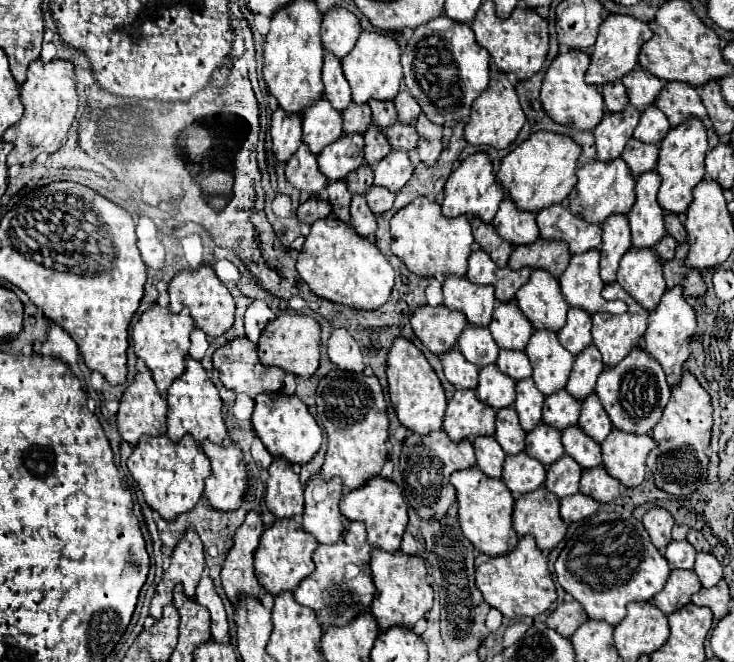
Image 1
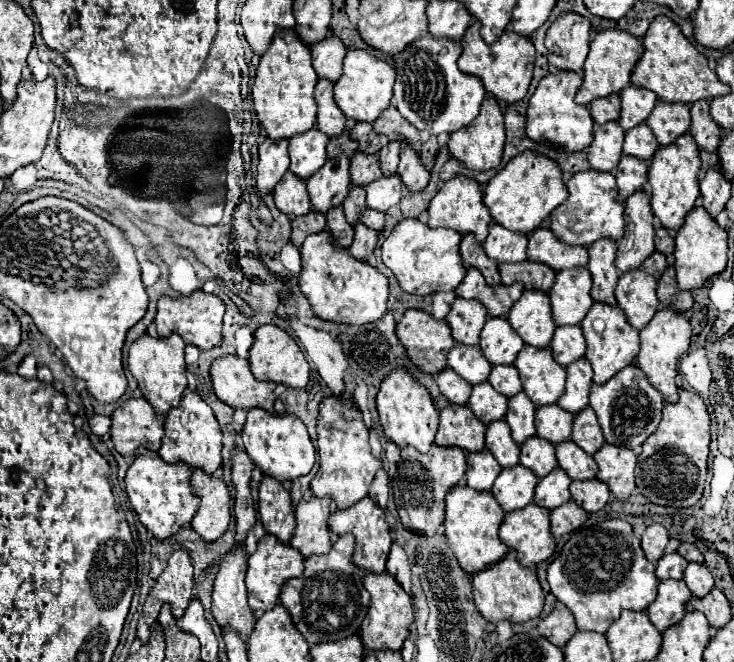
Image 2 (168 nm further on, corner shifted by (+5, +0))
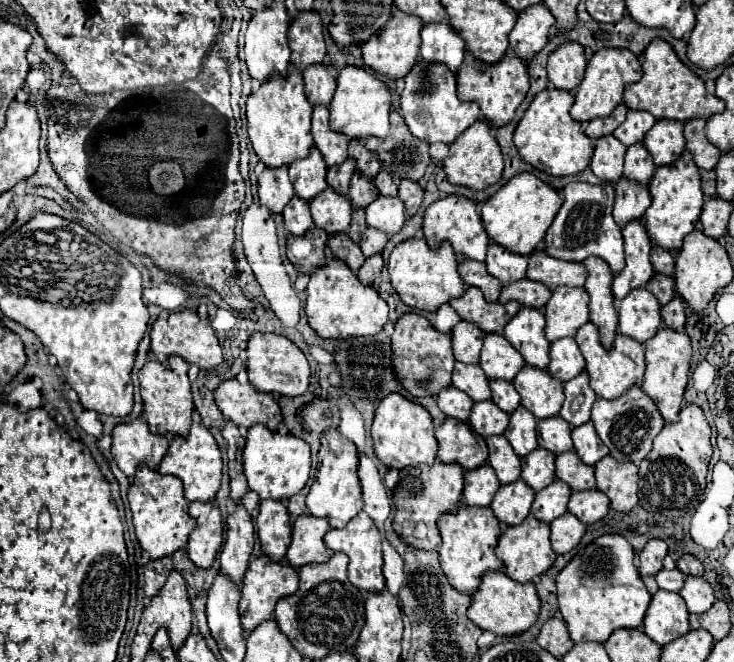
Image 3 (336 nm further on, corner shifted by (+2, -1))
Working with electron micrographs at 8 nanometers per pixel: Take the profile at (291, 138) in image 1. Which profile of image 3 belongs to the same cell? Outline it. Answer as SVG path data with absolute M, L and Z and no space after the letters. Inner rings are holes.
M287 166L275 170L263 170L259 176L259 200L271 212L283 212L285 204L291 200L293 186L287 176Z

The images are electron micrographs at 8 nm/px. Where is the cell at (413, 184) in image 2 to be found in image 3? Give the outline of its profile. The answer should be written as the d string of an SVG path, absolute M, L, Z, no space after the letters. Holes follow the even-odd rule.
M403 180L399 184L399 198L405 202L407 214L415 214L419 204L421 204L421 200L423 200L423 188L417 182Z

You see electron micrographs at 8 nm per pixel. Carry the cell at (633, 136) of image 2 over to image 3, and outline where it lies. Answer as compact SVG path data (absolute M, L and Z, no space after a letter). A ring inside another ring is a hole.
M639 142L639 146L629 146L625 154L625 176L637 180L639 184L647 184L655 172L655 162L647 154L647 148Z

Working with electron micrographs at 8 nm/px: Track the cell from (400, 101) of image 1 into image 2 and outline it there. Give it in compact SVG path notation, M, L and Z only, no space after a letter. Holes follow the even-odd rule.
M388 107L374 123L374 131L386 135L390 141L406 141L414 147L414 151L420 155L420 133L414 125L408 125L408 121L404 121L404 117L400 117L396 107Z

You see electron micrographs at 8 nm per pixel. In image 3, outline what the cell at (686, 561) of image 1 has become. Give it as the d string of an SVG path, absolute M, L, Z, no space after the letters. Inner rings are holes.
M663 568L663 570L659 570L659 572L657 572L655 580L657 580L659 588L663 588L663 590L671 590L671 592L679 592L679 590L683 588L685 574L683 574L683 572L679 572L677 568L673 568L673 570Z

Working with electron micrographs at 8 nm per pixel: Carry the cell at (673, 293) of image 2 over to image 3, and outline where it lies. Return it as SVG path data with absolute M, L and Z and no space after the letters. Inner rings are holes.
M675 296L671 302L667 302L661 308L661 316L663 316L663 322L667 328L683 330L683 326L685 326L685 302L683 302L683 298Z

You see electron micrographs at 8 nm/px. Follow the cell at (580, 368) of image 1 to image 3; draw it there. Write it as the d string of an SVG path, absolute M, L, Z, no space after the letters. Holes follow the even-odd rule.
M583 370L565 384L565 402L559 416L565 418L571 426L581 426L589 420L591 406L595 400L597 396L589 386L587 372Z

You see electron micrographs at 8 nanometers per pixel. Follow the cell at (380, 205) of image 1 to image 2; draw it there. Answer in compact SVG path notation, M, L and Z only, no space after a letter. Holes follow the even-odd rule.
M366 209L362 223L364 223L368 229L382 231L382 229L384 229L384 215L382 215L382 213L372 213L372 209Z

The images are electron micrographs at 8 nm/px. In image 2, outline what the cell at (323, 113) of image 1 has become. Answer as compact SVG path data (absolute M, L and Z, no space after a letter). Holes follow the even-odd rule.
M310 129L300 137L292 137L288 147L290 151L288 169L300 179L312 177L326 163L326 143L328 137L324 137L324 133L320 133L318 129Z

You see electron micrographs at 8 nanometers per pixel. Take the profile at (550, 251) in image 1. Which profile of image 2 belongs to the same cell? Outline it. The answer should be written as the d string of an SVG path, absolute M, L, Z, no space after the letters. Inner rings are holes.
M530 261L498 265L498 269L500 269L502 285L512 285L520 281L524 289L536 289L536 291L550 291L556 275L546 265L532 265Z

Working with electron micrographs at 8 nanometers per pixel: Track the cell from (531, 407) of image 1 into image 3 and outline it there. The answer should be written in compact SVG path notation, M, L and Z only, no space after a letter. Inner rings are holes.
M519 406L511 414L509 426L505 430L505 438L509 440L509 444L519 456L525 456L537 448L535 426L537 426L537 418L525 406Z

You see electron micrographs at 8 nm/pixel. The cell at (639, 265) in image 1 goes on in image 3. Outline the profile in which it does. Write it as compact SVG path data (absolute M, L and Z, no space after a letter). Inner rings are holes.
M641 286L639 290L631 290L631 294L627 294L627 298L619 302L617 330L643 344L661 326L659 310L661 310L659 300L645 286Z

